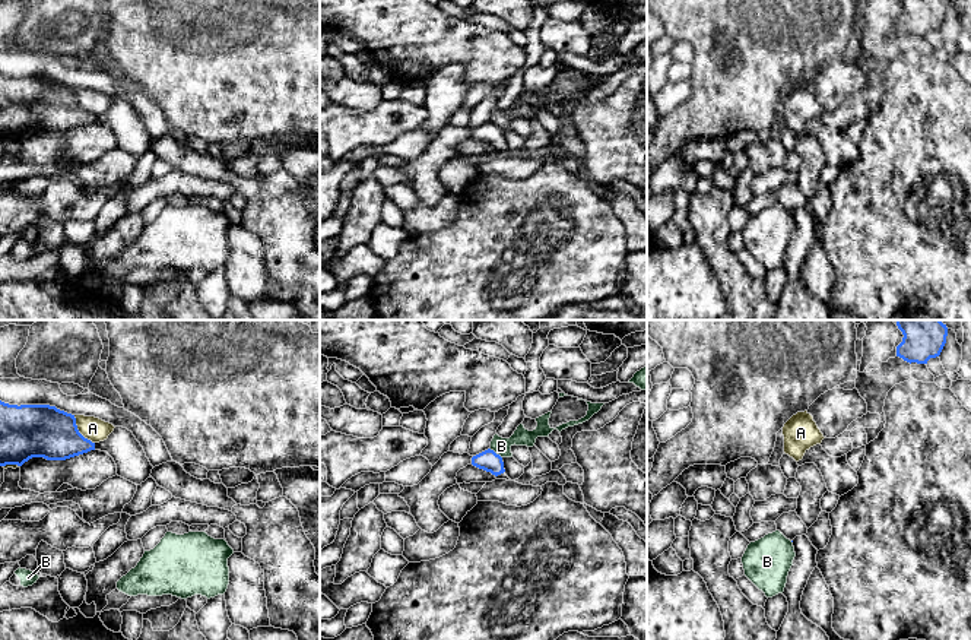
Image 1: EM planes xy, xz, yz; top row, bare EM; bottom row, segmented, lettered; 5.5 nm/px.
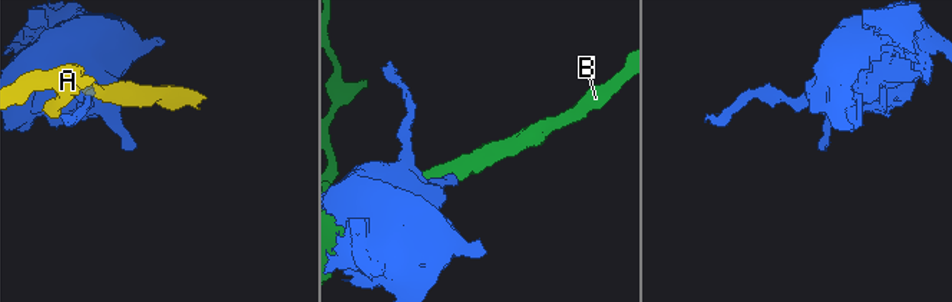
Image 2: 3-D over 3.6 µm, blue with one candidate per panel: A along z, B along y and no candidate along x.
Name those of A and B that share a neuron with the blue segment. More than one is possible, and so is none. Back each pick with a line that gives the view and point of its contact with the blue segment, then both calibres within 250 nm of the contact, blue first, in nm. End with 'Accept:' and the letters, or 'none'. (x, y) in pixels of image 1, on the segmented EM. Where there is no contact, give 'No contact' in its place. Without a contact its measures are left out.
Accept: none

